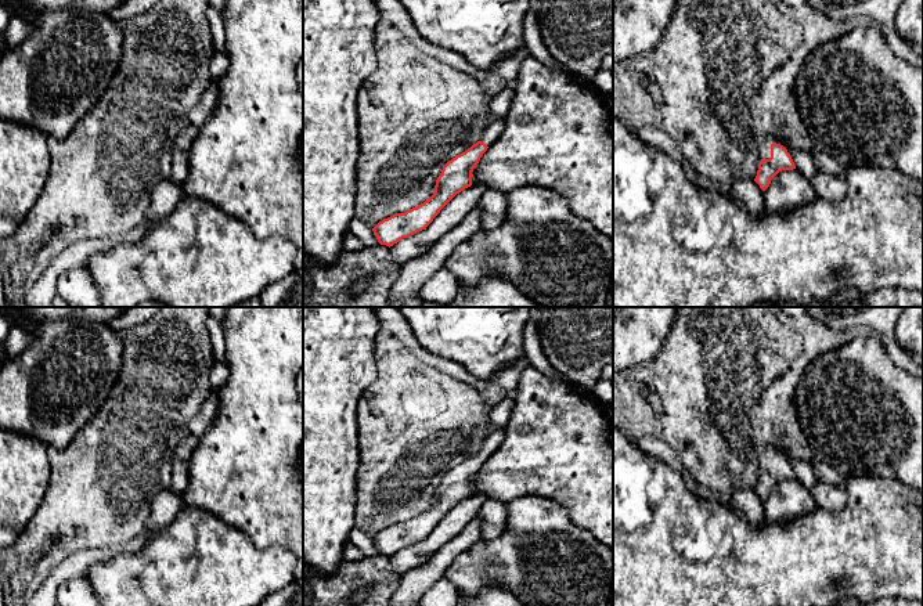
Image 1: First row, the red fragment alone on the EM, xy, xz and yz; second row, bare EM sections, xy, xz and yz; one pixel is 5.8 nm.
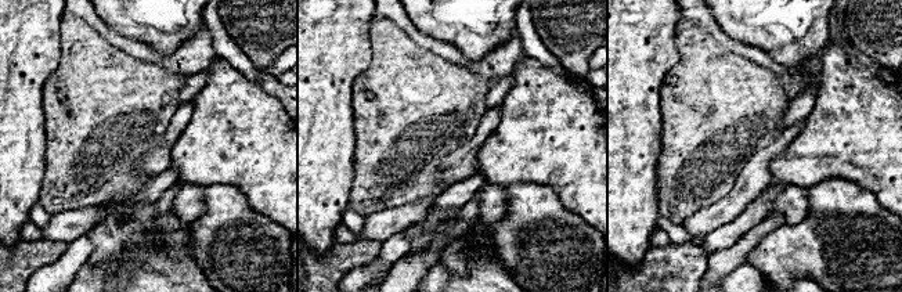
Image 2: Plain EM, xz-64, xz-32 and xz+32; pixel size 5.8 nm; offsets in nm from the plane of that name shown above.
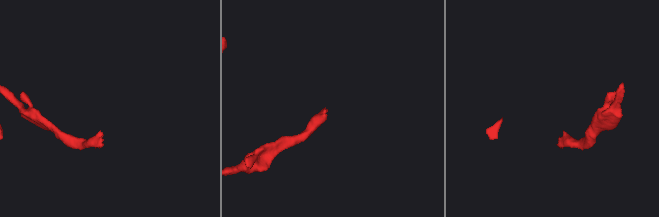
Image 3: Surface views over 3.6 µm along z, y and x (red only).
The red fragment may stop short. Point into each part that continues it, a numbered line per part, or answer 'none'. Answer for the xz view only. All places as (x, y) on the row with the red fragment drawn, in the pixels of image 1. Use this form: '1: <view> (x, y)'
1: xz (493, 130)

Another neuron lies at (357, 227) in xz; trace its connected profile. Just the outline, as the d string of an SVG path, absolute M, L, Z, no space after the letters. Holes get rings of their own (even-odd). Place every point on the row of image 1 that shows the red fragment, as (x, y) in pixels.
M353 217L350 223L350 232L357 235L365 246L376 246L381 245L374 235L374 231L369 226L367 226L363 220L358 217Z

